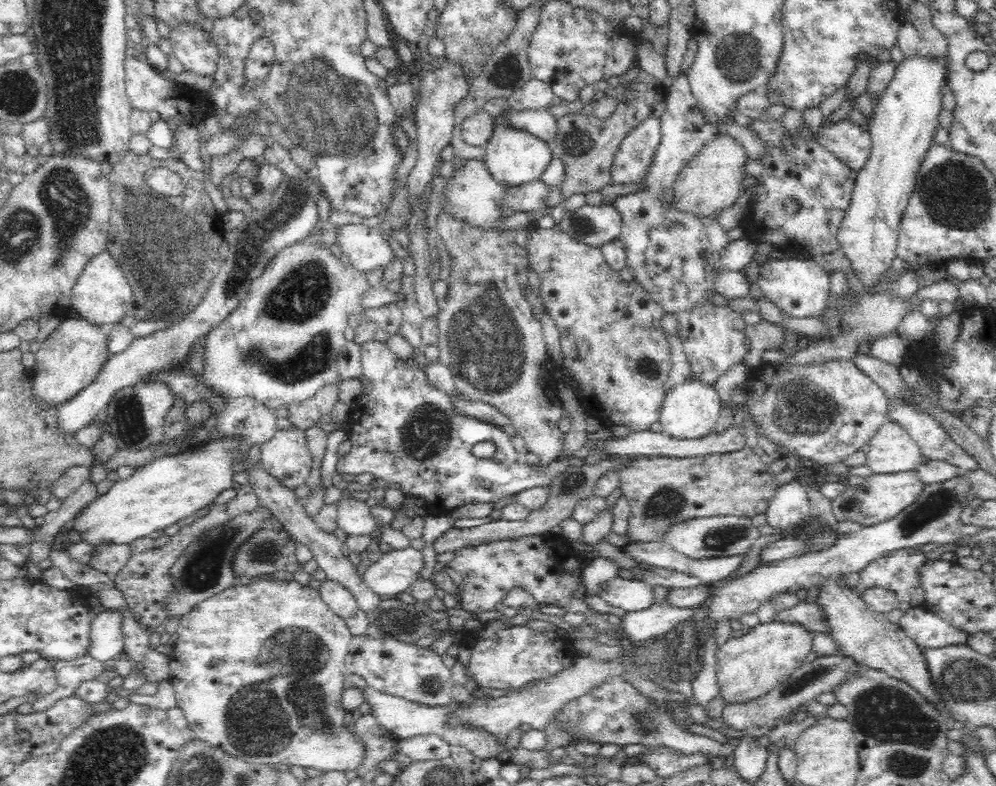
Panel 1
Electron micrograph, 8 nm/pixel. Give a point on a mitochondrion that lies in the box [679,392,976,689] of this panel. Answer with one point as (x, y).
(938, 504)

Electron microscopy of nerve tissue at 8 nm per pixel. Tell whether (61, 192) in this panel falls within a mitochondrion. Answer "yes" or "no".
yes

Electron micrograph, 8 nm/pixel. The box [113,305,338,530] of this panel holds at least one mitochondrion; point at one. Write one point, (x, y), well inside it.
(314, 360)

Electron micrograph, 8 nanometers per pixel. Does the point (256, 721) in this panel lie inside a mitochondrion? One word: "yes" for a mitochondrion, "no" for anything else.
yes

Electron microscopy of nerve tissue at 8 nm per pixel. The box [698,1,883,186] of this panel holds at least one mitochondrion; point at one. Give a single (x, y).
(738, 57)

